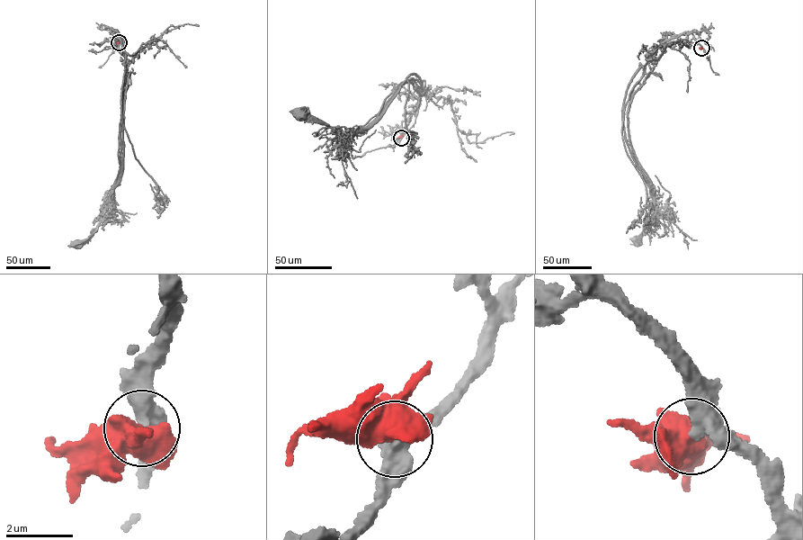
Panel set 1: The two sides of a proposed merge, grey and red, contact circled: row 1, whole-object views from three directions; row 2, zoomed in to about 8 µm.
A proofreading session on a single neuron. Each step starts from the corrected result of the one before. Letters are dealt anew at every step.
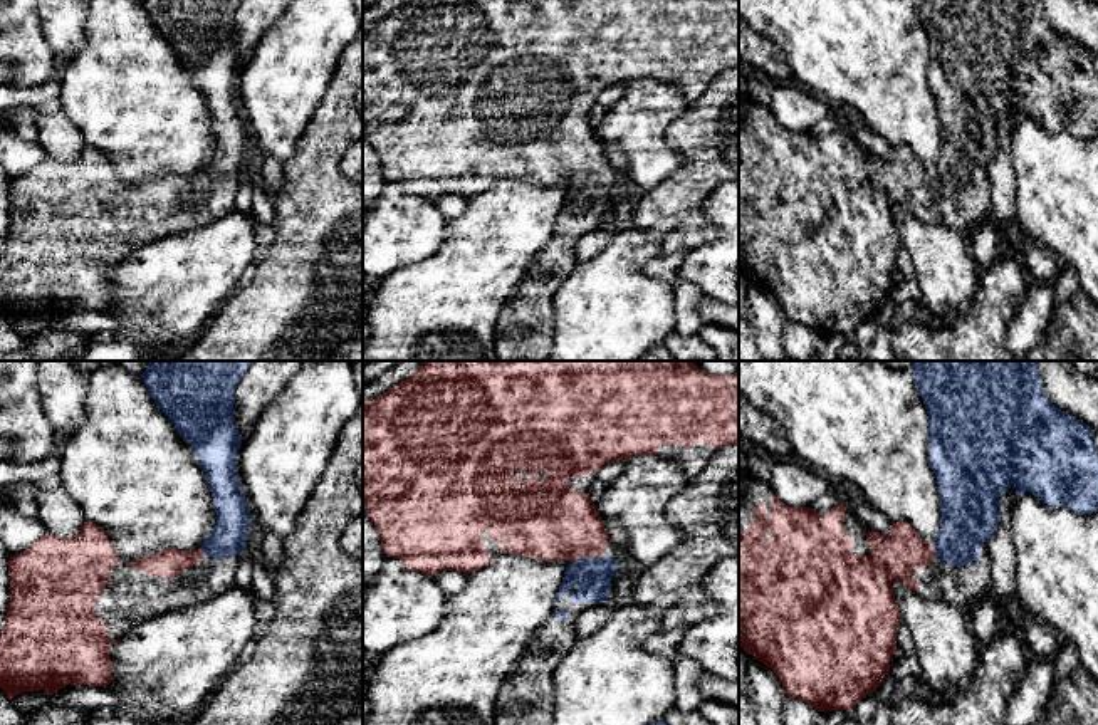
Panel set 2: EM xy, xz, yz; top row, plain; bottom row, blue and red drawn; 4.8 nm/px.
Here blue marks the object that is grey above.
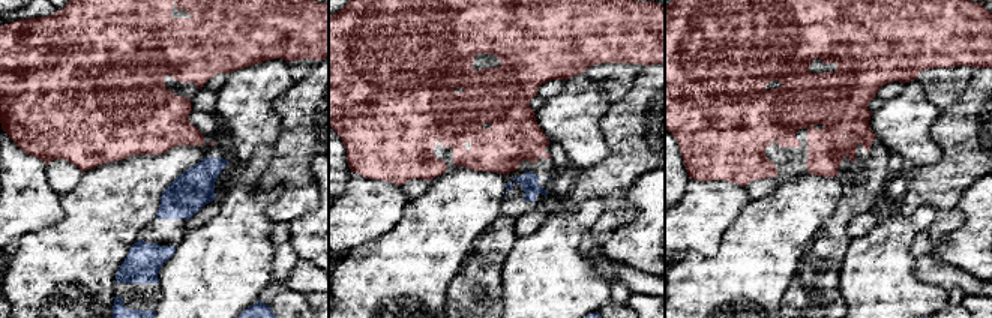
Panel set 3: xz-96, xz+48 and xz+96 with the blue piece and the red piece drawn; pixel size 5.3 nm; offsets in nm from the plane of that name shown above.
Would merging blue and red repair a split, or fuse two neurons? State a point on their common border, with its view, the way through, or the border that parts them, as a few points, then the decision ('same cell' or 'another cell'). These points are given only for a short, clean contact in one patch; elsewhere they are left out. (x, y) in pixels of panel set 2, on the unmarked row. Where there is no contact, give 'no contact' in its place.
meets blue in xz at (586, 182); runs through xz (591, 202), (586, 182), (549, 145); same cell

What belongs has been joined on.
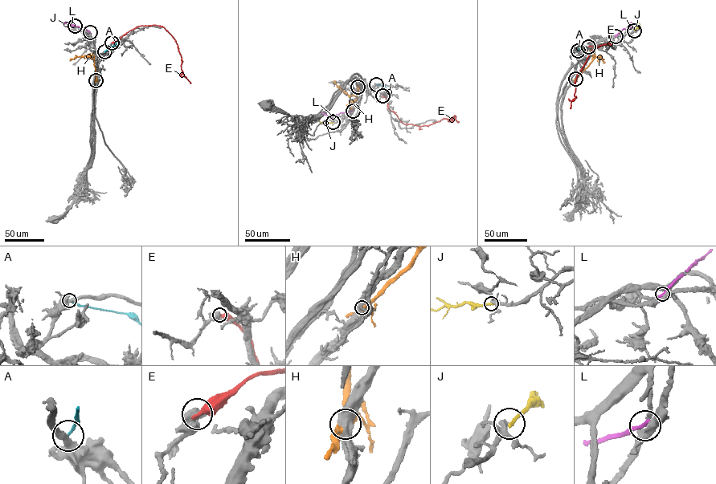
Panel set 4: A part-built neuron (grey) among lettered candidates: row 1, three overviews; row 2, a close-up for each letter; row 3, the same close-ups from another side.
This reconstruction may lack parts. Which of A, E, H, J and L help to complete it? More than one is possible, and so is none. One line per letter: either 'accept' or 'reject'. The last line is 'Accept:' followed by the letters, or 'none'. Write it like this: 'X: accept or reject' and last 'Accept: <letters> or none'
A: reject
E: reject
H: reject
J: reject
L: accept
Accept: L

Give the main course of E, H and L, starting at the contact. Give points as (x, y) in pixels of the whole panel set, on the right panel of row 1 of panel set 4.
E: (588, 46), (597, 47), (611, 42), (598, 46), (591, 51), (576, 76), (575, 98), (571, 102), (570, 108)
H: (575, 79), (595, 55), (591, 52), (585, 53)
L: (615, 36), (623, 29), (631, 26), (631, 22)

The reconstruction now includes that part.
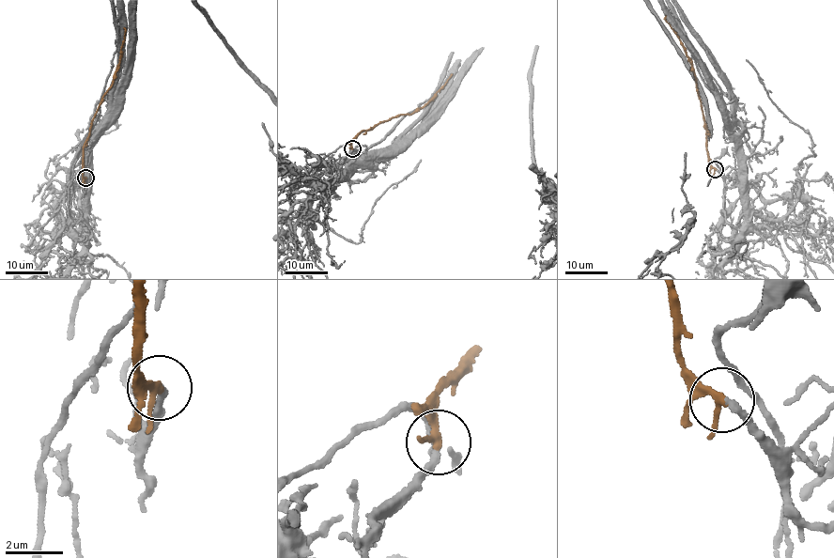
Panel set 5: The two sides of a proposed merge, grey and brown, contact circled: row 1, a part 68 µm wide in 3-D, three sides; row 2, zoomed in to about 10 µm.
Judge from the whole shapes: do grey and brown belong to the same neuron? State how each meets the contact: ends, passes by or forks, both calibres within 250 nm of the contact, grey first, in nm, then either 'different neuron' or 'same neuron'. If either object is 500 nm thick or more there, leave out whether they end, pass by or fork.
grey ends there; brown passes by; 240 nm thick on the grey side, 200 nm on the other; same neuron

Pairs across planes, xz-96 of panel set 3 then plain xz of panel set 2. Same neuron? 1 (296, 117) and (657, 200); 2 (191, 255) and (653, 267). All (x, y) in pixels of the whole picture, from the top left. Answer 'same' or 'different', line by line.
1: same
2: different

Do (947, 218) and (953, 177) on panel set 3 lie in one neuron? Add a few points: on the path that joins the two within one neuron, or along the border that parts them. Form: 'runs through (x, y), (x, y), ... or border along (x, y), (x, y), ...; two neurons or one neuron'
runs through (947, 207), (947, 188); one neuron

